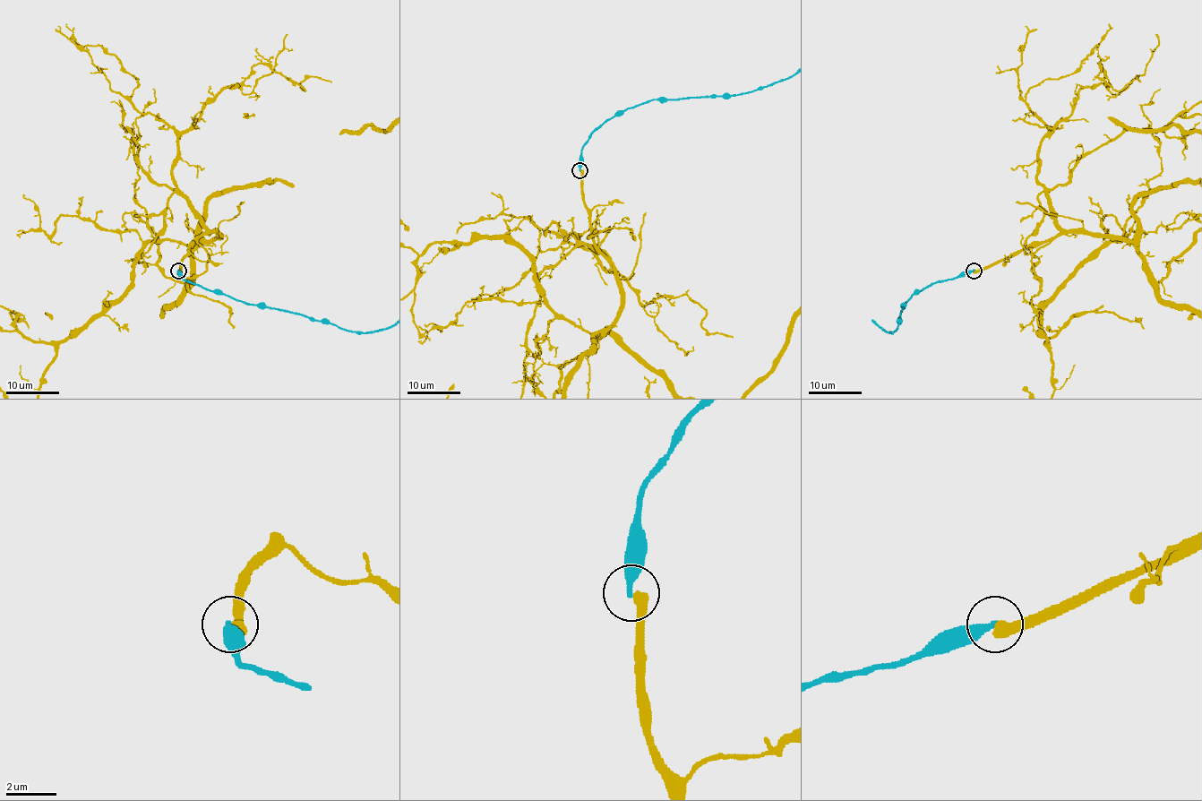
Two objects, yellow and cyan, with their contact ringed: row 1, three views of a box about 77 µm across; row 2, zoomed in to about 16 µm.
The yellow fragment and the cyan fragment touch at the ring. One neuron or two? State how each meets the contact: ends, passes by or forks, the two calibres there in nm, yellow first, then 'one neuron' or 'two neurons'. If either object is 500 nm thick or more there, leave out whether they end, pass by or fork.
yellow ends | cyan ends | 460/340 nm | two neurons

